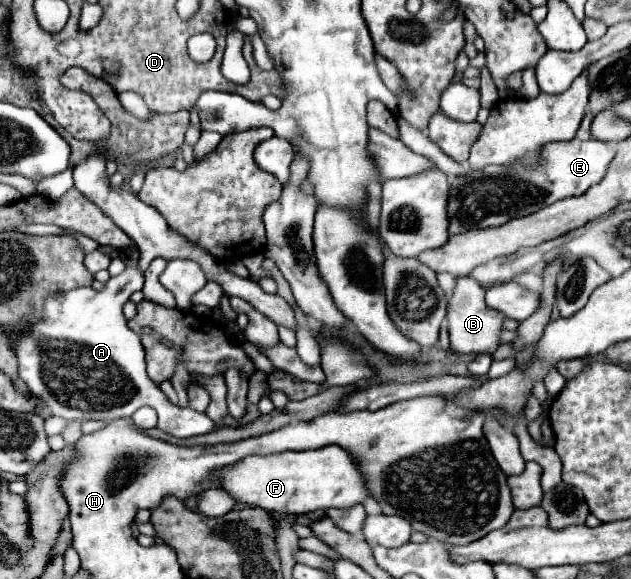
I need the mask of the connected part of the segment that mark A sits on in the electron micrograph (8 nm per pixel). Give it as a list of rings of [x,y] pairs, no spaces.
[[[121,252],[123,262],[127,264],[125,272],[111,278],[103,290],[93,288],[75,288],[63,294],[53,294],[45,300],[45,318],[35,324],[17,340],[17,358],[19,358],[19,376],[29,386],[29,390],[41,396],[51,414],[65,420],[105,420],[113,422],[119,418],[129,418],[135,410],[151,406],[159,416],[159,428],[177,438],[191,438],[215,430],[215,422],[207,414],[199,414],[191,408],[173,406],[159,386],[145,372],[145,350],[139,342],[139,336],[127,326],[123,316],[123,306],[135,290],[143,288],[143,274],[137,268],[139,252]]]

